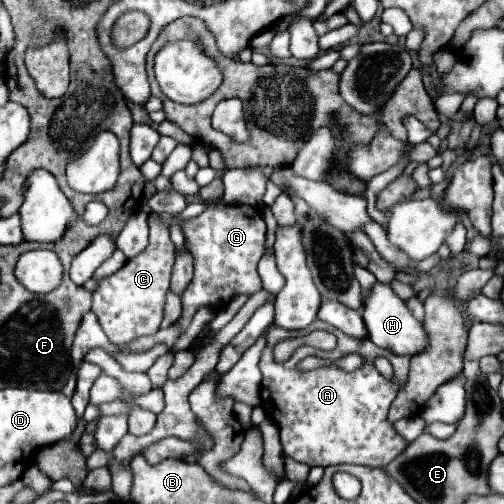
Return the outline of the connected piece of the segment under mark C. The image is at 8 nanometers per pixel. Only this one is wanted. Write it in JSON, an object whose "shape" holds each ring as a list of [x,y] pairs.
{"shape":[[[149,218],[149,246],[145,248],[145,252],[141,252],[133,260],[127,260],[121,270],[101,280],[97,290],[93,292],[93,312],[113,346],[125,346],[135,338],[153,336],[159,330],[173,262],[175,252],[169,238],[169,228],[155,218]]]}

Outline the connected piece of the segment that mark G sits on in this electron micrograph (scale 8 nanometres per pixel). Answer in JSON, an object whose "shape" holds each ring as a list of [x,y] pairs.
{"shape":[[[209,206],[201,216],[181,220],[185,248],[193,256],[193,280],[183,294],[181,328],[185,330],[201,306],[221,308],[239,294],[253,294],[262,289],[257,262],[265,250],[265,222],[261,212],[251,206]]]}

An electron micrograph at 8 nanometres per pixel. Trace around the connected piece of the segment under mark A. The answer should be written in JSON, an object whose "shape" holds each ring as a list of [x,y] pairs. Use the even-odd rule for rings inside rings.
{"shape":[[[315,320],[307,332],[327,330],[337,336],[337,348],[331,352],[321,352],[317,348],[301,346],[285,364],[277,364],[273,360],[273,346],[281,340],[295,338],[299,332],[285,332],[285,328],[273,328],[267,334],[267,346],[263,350],[259,368],[263,372],[261,384],[261,402],[267,404],[267,412],[275,410],[275,422],[281,430],[281,446],[283,452],[309,466],[331,466],[331,464],[363,464],[371,468],[385,468],[391,460],[395,460],[405,448],[407,442],[397,434],[393,424],[387,420],[387,412],[397,392],[405,386],[409,372],[409,356],[395,356],[389,350],[377,348],[369,338],[357,340],[341,330]],[[359,352],[365,358],[375,358],[381,354],[389,354],[389,362],[393,364],[393,378],[385,380],[373,364],[365,364],[355,372],[343,372],[335,366],[319,368],[313,372],[299,372],[297,362],[305,356],[321,356],[321,358],[341,358],[345,354]]]}

